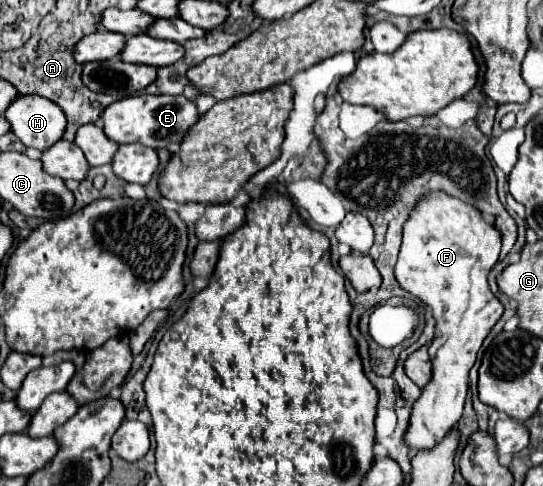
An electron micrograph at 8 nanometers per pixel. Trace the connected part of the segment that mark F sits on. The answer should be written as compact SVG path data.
M432 191L420 197L418 205L410 211L408 221L402 227L402 247L396 263L396 281L404 291L412 293L424 305L428 305L436 319L436 335L428 349L432 357L432 379L426 383L422 395L412 405L412 415L404 435L404 443L412 453L430 451L440 439L444 439L444 435L452 427L456 427L458 419L462 417L464 401L468 395L468 371L476 361L476 353L482 347L482 341L504 313L502 303L488 285L488 273L498 261L500 247L500 233L480 215L476 207L442 191Z

